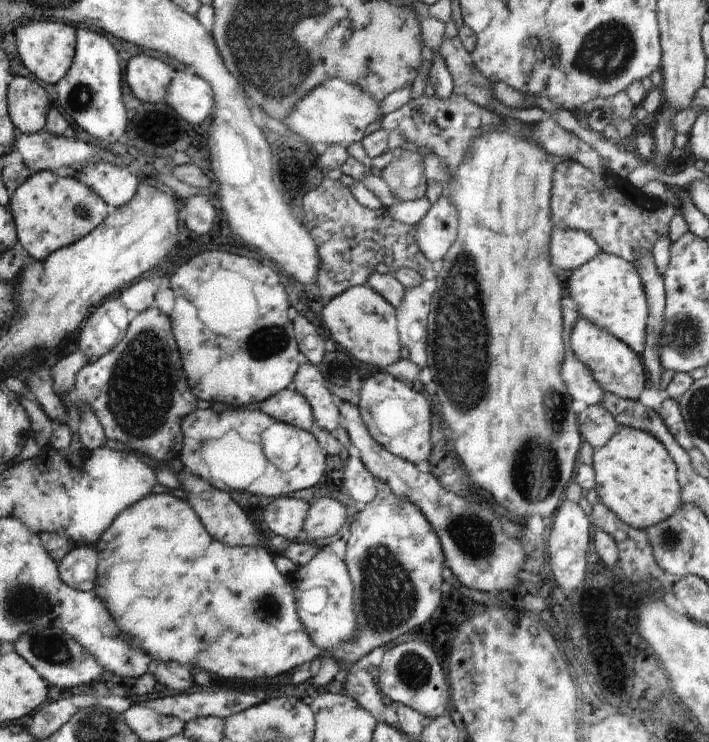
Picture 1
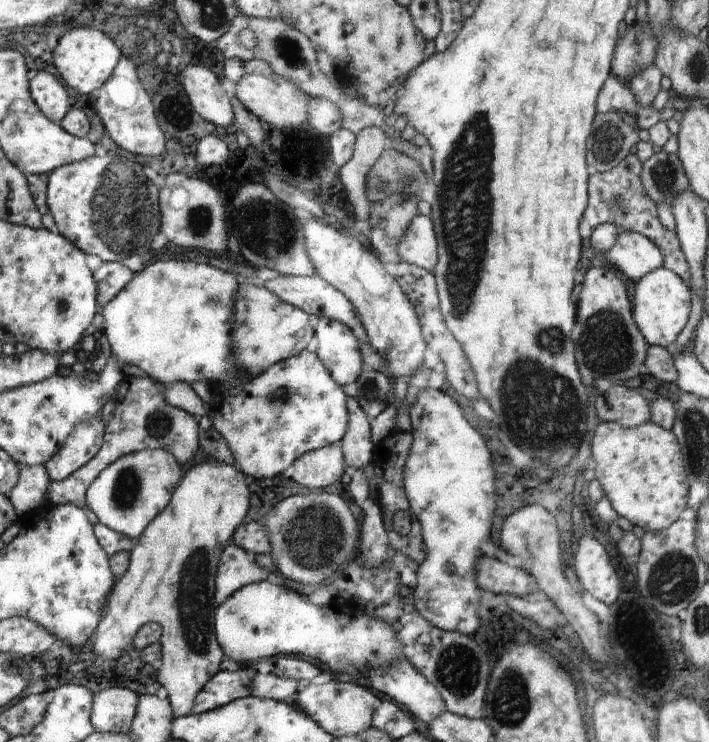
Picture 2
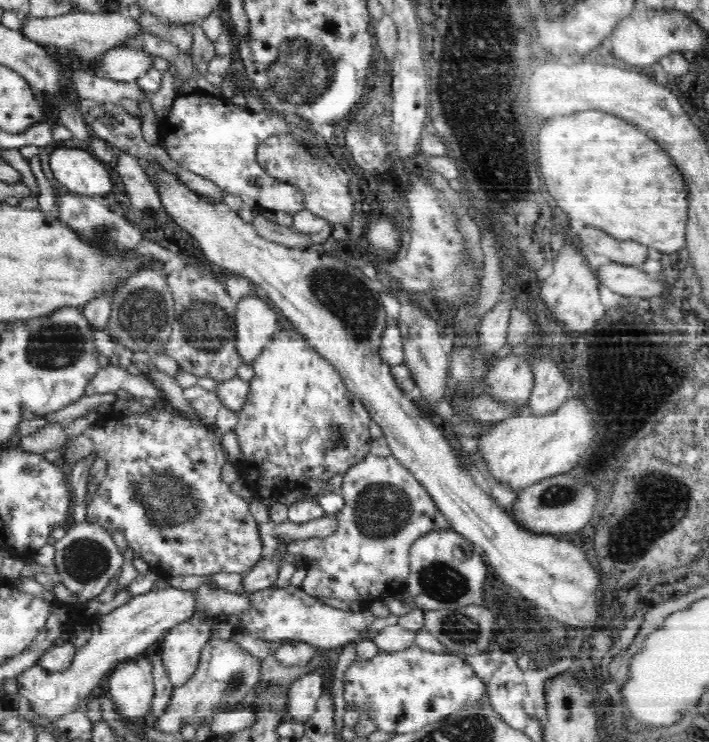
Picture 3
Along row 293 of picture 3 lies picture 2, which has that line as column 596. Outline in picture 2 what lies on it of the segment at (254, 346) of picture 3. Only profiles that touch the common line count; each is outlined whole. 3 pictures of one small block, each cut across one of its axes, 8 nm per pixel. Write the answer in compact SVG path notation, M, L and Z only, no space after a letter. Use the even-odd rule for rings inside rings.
M623 232L618 234L612 248L597 254L596 261L604 262L616 268L622 276L637 281L648 272L662 267L664 256L656 243L648 240L646 236L635 232Z

